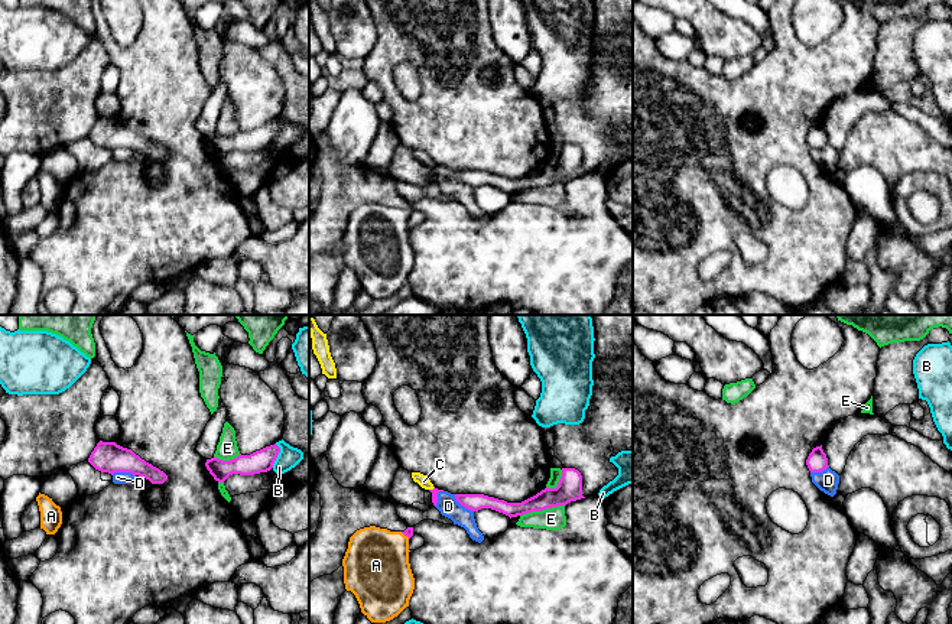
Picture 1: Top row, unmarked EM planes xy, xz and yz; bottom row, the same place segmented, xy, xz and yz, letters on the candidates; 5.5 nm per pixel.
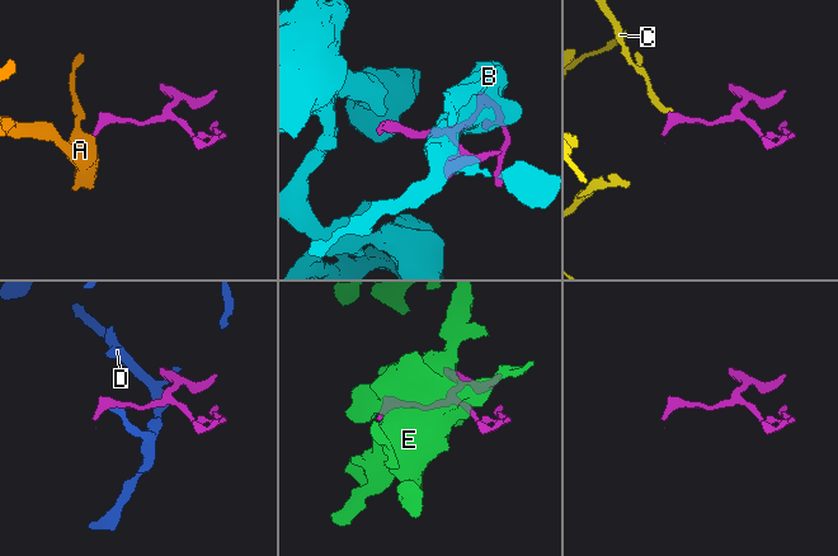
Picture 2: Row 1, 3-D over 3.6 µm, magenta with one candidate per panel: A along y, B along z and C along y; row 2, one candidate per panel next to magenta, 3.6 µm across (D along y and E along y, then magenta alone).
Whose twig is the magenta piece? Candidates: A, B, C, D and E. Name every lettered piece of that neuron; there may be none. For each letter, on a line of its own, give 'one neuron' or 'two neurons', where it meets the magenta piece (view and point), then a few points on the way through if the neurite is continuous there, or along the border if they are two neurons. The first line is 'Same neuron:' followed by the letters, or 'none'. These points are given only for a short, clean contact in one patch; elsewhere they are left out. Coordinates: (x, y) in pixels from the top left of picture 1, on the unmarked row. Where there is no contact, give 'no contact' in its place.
Same neuron: A
A: one neuron | xz (405, 211) | across xz (409, 208), (405, 211), (376, 241)
B: two neurons | xy (278, 130) | along xy (276, 120), (279, 127), (272, 143)
C: two neurons | xz (431, 166) | along xz (434, 163), (429, 166)
D: two neurons | xy (123, 148) | along xy (111, 150), (132, 149), (135, 152)
E: two neurons | xz (542, 185) | along xz (564, 181), (532, 187), (520, 192)

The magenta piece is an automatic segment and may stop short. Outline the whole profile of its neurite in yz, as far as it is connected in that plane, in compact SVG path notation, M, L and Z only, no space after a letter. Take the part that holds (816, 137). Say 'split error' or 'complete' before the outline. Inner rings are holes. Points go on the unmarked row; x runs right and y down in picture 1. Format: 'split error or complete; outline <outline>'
complete; outline M822 121L812 126L812 129L806 136L806 142L810 149L822 149L829 143L826 130L822 126Z

